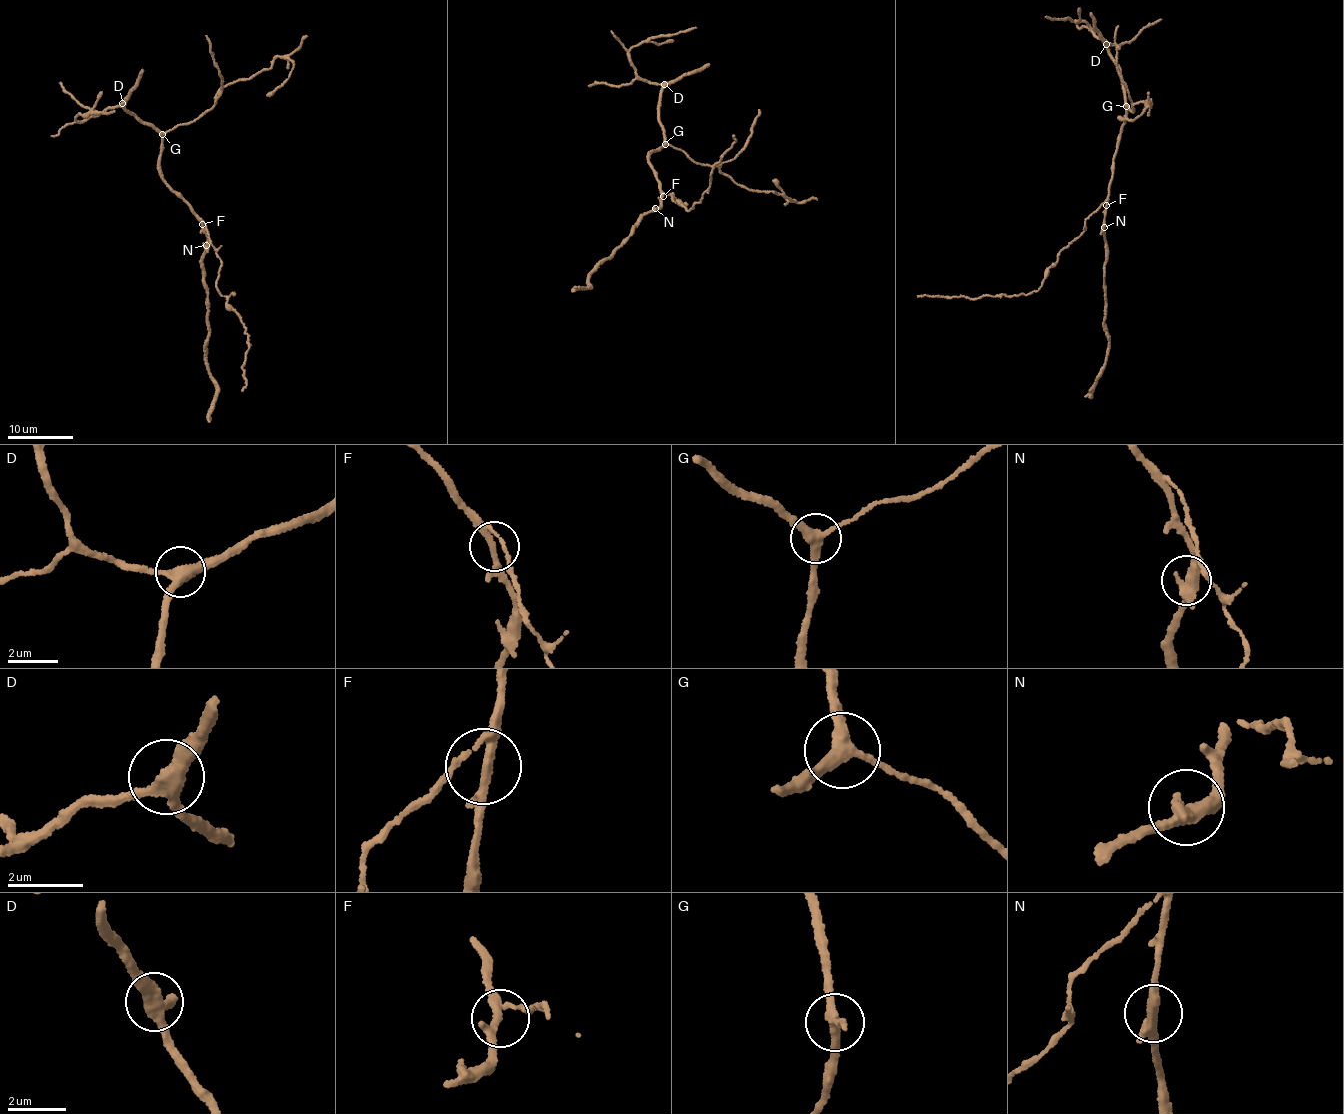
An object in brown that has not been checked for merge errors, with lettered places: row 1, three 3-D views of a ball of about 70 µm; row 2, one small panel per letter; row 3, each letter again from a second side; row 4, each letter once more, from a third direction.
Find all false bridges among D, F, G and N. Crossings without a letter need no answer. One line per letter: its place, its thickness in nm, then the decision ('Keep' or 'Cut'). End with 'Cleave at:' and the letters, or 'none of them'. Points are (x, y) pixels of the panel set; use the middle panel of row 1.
D: Place: (664, 84). Thickness 360 nm. Keep
F: Place: (663, 196). Thickness 200 nm. Keep
G: Place: (665, 144). Thickness 300 nm. Keep
N: Place: (655, 208). Thickness 400 nm. Keep
Cleave at: none of them

